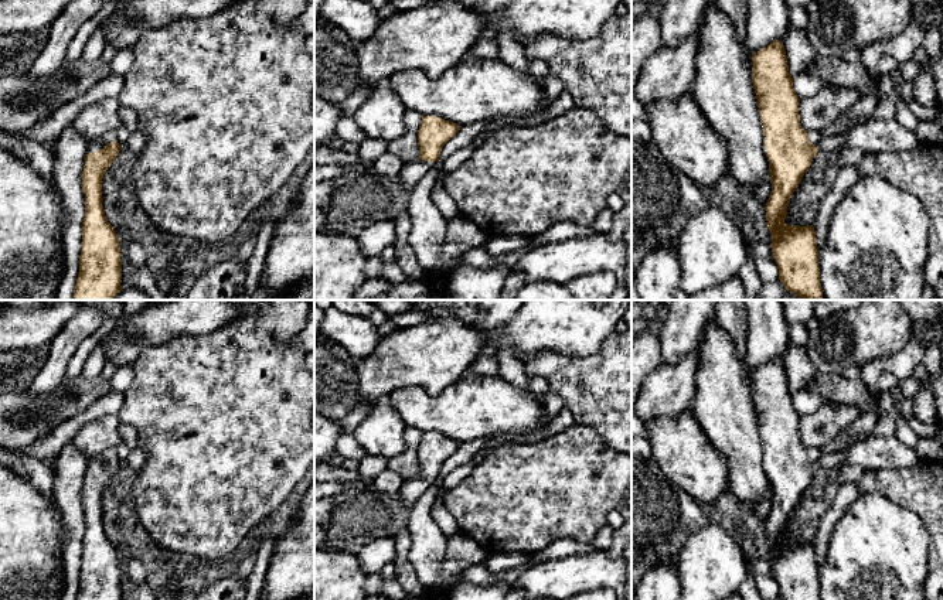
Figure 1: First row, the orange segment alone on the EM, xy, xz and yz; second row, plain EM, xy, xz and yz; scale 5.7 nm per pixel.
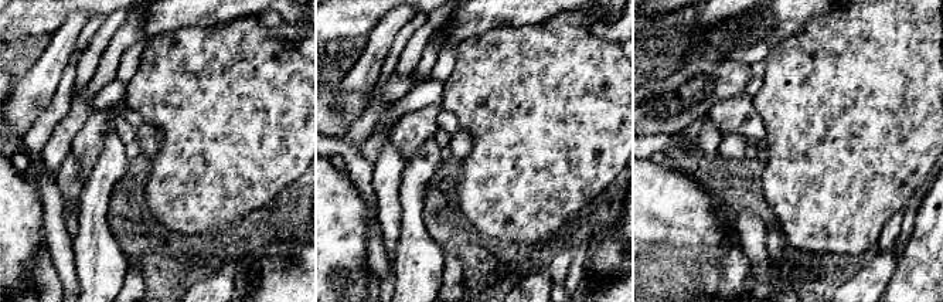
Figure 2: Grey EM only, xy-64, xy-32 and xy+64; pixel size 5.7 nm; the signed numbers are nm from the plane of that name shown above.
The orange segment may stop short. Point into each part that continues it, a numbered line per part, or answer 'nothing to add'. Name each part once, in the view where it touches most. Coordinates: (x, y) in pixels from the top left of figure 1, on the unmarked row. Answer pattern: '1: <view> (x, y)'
1: xy (94, 463)

